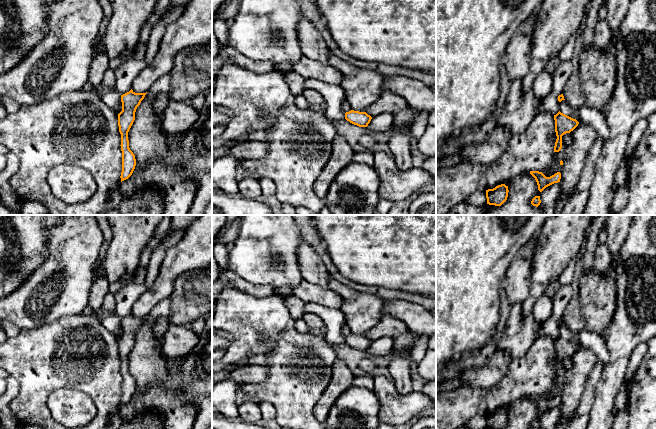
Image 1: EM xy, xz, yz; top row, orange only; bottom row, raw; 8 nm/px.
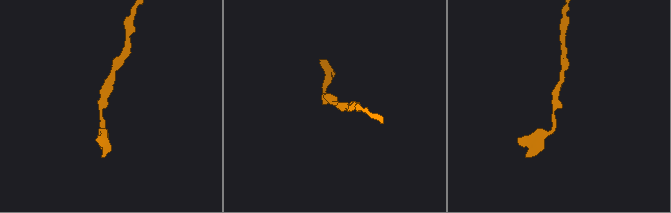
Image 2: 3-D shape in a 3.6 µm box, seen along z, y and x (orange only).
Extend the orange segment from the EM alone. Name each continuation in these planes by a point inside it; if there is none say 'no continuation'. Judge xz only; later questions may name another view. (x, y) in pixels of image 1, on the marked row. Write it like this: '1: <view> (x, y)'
no continuation

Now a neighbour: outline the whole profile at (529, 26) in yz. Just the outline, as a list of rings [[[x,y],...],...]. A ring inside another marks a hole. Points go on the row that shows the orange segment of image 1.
[[[541,6],[536,8],[531,16],[523,23],[520,28],[520,33],[526,35],[532,35],[536,29],[536,26],[540,23],[542,19]]]

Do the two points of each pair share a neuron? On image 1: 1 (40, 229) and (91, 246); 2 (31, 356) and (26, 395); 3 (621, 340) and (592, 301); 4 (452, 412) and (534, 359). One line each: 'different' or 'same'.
1: different
2: same
3: different
4: same

